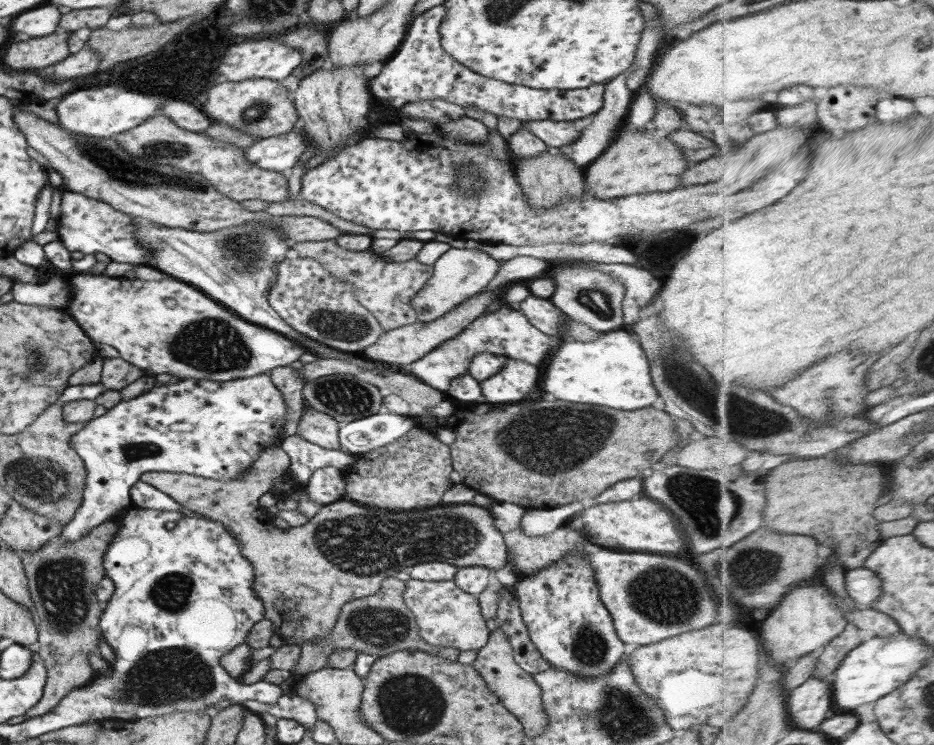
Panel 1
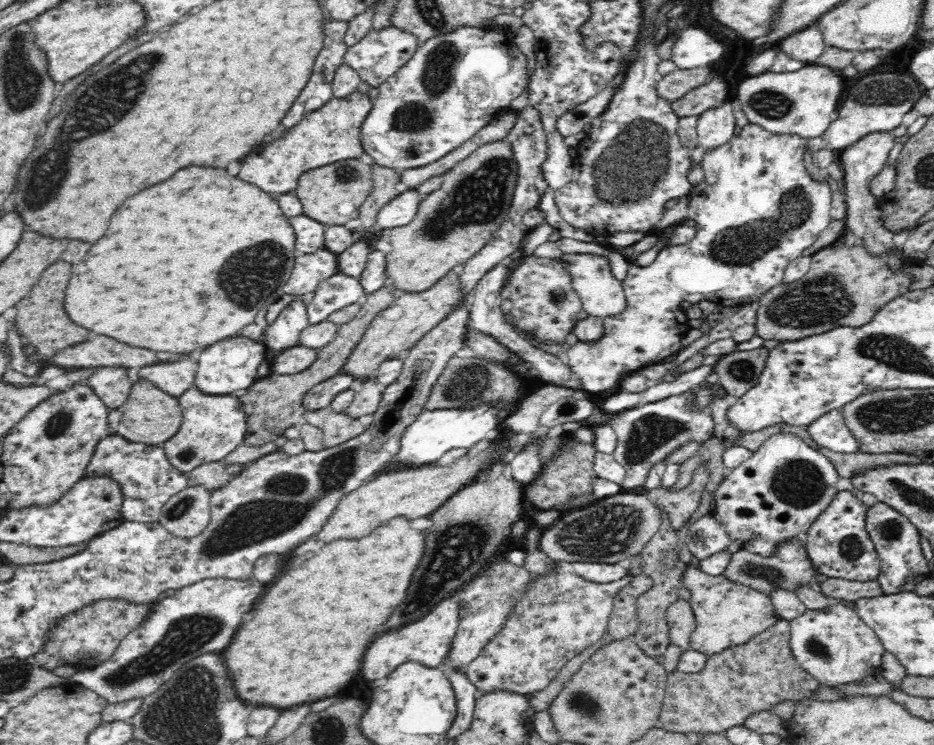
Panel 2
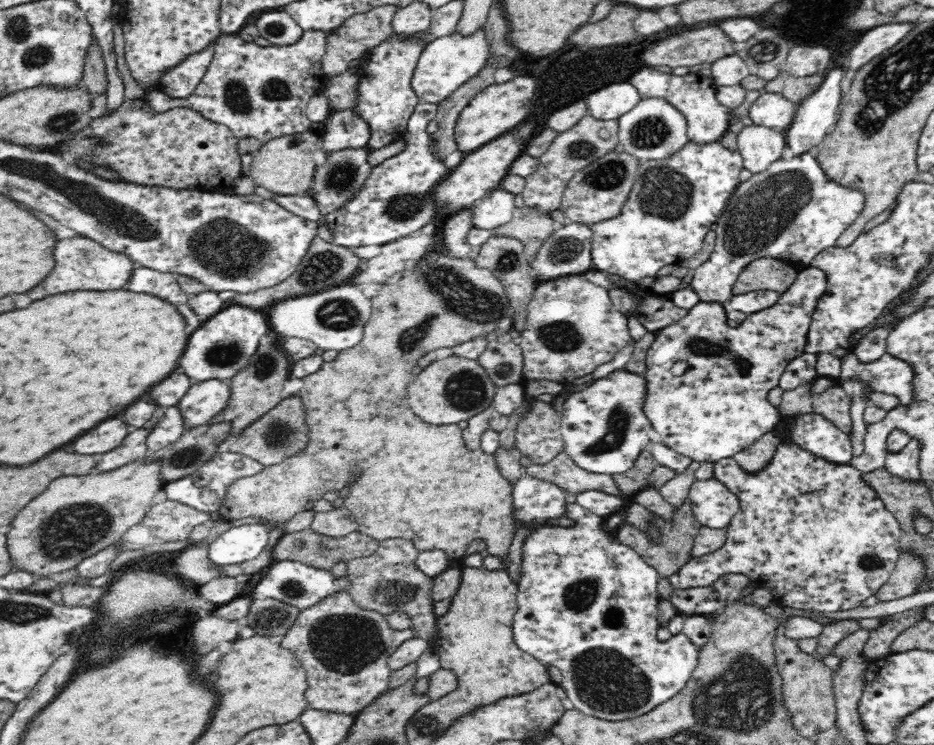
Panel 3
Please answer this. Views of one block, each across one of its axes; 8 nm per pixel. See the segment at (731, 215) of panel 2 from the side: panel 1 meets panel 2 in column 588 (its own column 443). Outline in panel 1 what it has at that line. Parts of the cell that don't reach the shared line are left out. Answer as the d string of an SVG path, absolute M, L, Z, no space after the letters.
M503 305L490 313L482 313L455 337L443 341L436 348L431 349L425 356L408 364L410 373L415 375L423 384L435 388L445 394L449 383L457 376L466 374L471 359L478 352L488 352L515 360L524 360L527 364L541 366L551 352L555 352L560 345L559 339L555 336L548 336L539 332L535 326L527 322L526 316L519 310L513 310Z

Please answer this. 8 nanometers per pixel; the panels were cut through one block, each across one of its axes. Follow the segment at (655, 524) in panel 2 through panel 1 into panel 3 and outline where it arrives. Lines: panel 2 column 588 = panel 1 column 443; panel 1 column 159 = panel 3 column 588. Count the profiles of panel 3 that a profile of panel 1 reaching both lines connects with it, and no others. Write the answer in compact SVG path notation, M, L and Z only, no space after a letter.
M562 452L548 464L531 464L526 467L526 474L532 478L549 482L559 486L566 493L577 497L582 492L597 490L604 494L611 494L616 498L631 500L633 496L639 496L641 490L632 495L622 496L620 487L614 481L612 475L588 472L580 468L566 453Z

